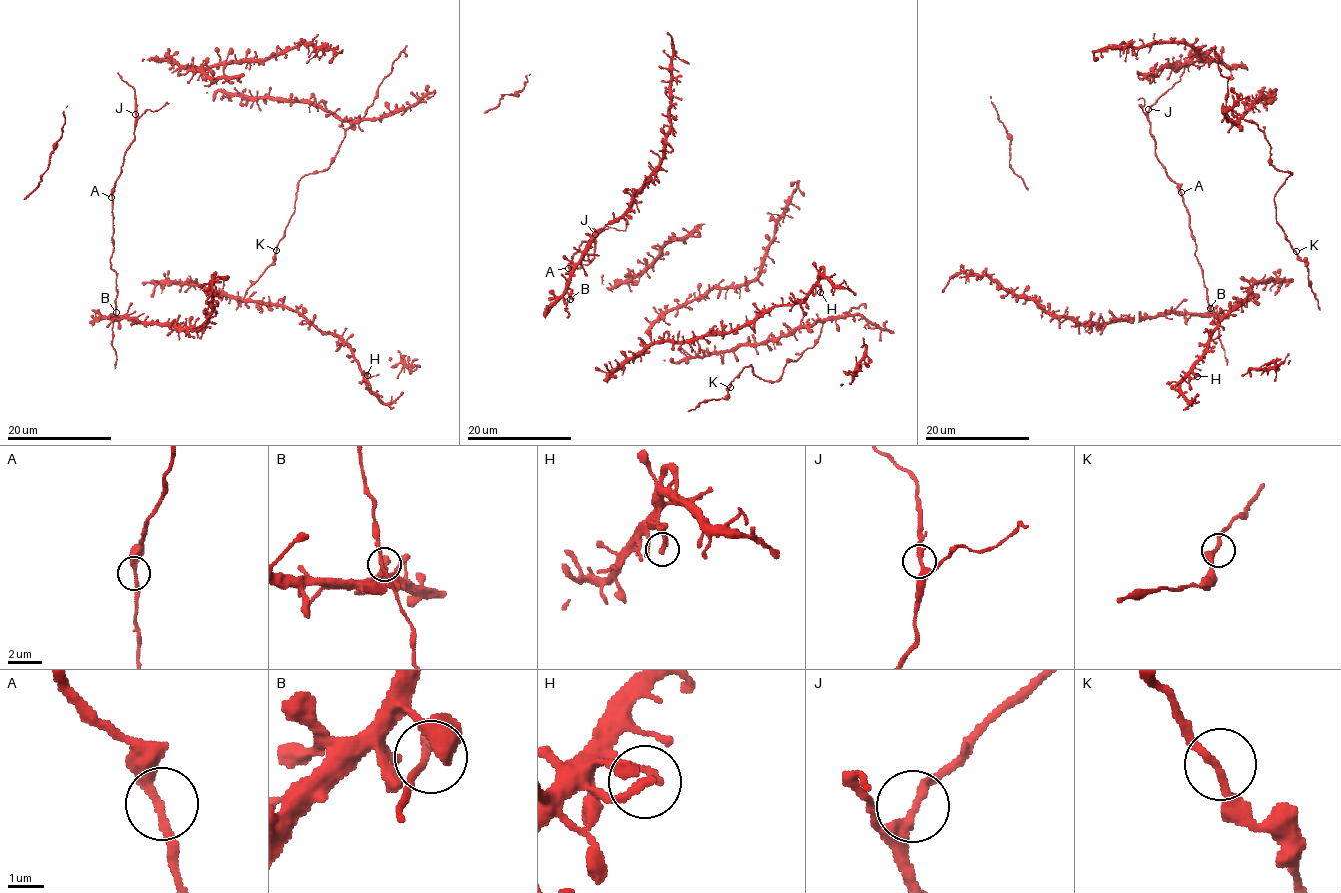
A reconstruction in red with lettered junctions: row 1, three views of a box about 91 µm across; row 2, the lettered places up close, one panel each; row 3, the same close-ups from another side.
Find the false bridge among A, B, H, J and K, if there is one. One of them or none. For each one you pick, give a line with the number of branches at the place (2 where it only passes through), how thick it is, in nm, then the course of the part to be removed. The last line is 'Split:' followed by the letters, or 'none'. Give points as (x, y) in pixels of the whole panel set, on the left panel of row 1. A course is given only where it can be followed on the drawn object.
Split: none

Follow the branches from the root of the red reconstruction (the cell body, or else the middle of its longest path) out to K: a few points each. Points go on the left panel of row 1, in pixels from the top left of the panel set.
K: (241, 95), (309, 100), (341, 119), (365, 115), (346, 130), (331, 165), (299, 181), (294, 213), (276, 250)

